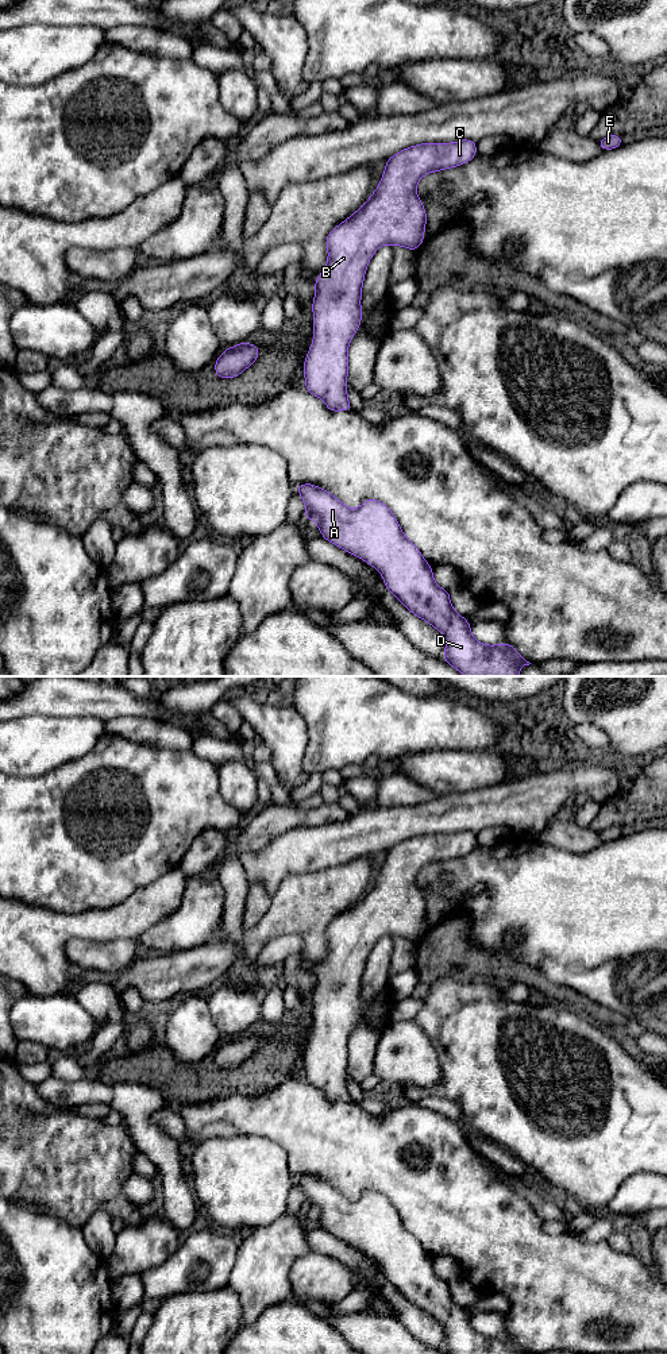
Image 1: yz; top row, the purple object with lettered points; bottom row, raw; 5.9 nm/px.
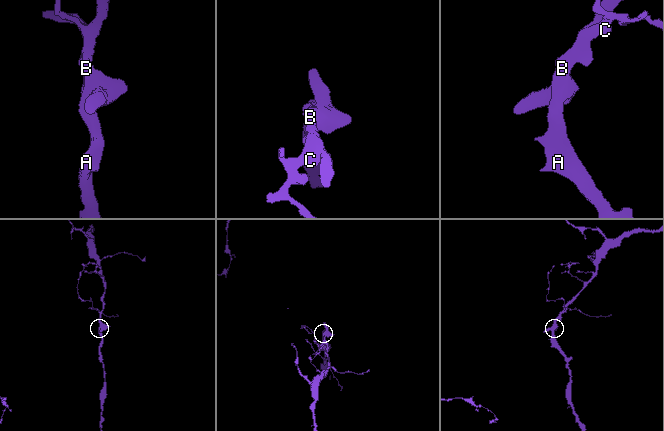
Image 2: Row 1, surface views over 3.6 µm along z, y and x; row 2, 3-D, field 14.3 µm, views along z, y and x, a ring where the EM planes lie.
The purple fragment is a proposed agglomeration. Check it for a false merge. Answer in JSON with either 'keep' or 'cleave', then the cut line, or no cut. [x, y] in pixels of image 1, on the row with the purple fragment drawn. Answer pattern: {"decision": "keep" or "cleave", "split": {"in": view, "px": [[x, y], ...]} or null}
{"decision": "keep", "split": null}

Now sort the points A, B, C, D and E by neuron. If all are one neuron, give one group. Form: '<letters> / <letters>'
A B C D E

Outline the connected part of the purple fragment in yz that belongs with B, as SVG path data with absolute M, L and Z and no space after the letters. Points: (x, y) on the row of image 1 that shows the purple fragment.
M470 139L421 143L394 154L386 161L378 189L370 194L370 200L328 234L328 262L315 279L313 343L304 360L305 389L321 398L328 410L352 410L347 398L347 350L361 325L362 283L370 258L382 244L405 246L416 251L424 242L427 223L424 205L416 193L420 178L432 171L467 163L475 154L477 143Z

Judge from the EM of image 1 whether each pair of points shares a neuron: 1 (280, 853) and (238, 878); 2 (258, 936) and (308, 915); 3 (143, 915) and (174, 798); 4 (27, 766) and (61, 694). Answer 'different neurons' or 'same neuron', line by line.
1: different neurons
2: same neuron
3: different neurons
4: different neurons

